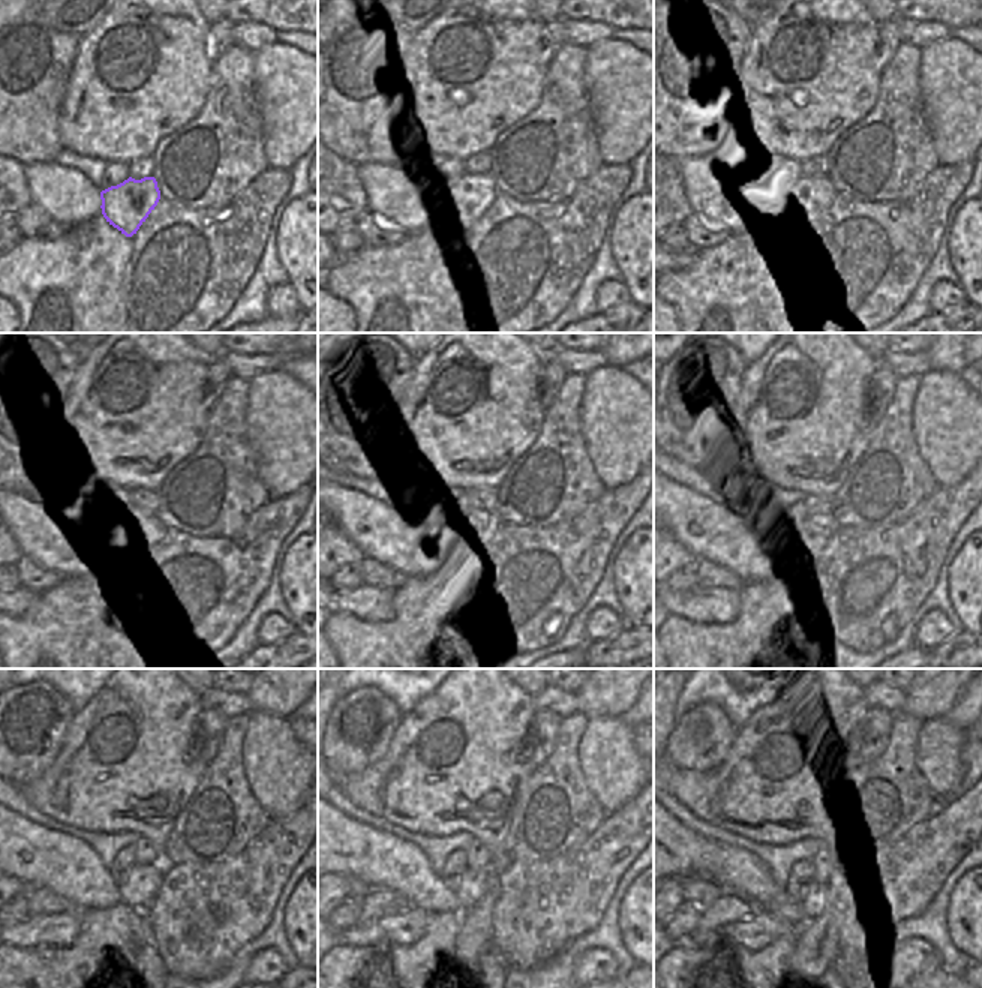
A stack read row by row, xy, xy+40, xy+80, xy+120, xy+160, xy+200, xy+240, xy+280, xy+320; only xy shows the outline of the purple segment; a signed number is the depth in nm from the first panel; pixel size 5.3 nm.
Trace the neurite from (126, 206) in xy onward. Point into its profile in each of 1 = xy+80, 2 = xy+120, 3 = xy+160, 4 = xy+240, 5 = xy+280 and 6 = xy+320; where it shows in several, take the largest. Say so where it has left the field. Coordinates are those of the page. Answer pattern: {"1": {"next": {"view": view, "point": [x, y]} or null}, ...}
{"1": {"next": {"view": "xy+80", "point": [825, 189]}}, "2": {"next": {"view": "xy+120", "point": [155, 526]}}, "3": {"next": {"view": "xy+160", "point": [489, 532]}}, "4": {"next": {"view": "xy+240", "point": [140, 886]}}, "5": {"next": {"view": "xy+280", "point": [474, 883]}}, "6": {"next": {"view": "xy+320", "point": [814, 898]}}}

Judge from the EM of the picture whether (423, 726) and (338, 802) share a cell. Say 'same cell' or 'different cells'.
different cells

